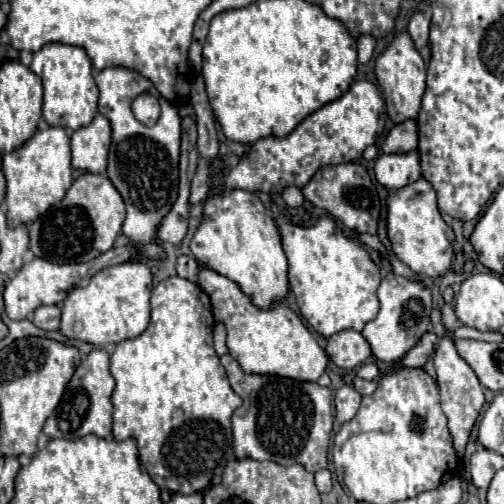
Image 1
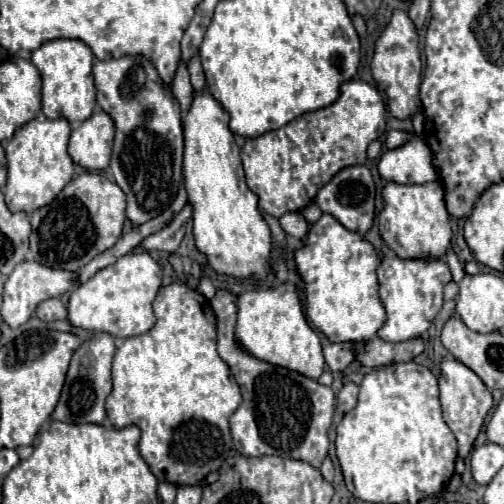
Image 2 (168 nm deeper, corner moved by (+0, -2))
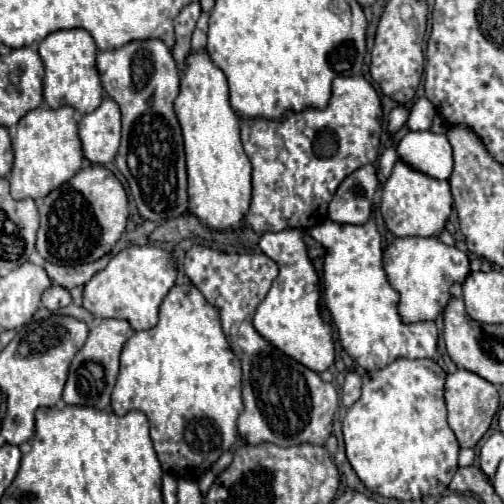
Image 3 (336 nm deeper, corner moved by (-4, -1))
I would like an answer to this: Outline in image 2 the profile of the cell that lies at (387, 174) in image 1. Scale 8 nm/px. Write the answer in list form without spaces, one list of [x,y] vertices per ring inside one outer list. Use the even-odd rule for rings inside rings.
[[[412,135],[404,145],[386,151],[380,157],[378,171],[382,179],[406,185],[440,179],[440,173],[432,159],[432,149],[420,135]]]

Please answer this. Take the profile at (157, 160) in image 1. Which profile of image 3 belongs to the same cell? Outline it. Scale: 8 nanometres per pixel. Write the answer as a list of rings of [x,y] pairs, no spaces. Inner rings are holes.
[[[138,40],[118,50],[98,52],[96,62],[104,92],[122,112],[122,144],[116,166],[130,186],[140,216],[160,224],[184,214],[188,210],[186,164],[182,132],[174,112],[180,74],[170,48],[160,40]]]

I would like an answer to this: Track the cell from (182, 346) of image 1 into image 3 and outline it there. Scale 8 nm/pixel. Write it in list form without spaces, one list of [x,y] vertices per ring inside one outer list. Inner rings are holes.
[[[184,284],[184,286],[174,286],[166,298],[162,300],[160,304],[160,320],[154,328],[150,330],[142,330],[142,332],[134,332],[130,336],[130,340],[124,344],[124,350],[122,350],[122,356],[120,356],[120,374],[118,374],[118,380],[116,380],[116,386],[114,386],[114,392],[112,392],[112,412],[118,414],[118,416],[124,416],[126,412],[130,410],[140,410],[146,414],[148,422],[150,422],[150,438],[152,438],[152,444],[154,444],[154,450],[156,450],[156,456],[160,458],[160,466],[164,472],[176,476],[176,478],[186,478],[186,480],[200,480],[204,476],[206,470],[212,468],[212,464],[224,454],[230,450],[230,446],[236,442],[236,418],[240,416],[242,412],[242,370],[240,370],[240,360],[232,354],[230,346],[228,346],[228,340],[222,332],[222,326],[220,326],[220,316],[218,316],[218,310],[206,302],[206,298],[200,294],[200,290],[194,286],[194,284]]]

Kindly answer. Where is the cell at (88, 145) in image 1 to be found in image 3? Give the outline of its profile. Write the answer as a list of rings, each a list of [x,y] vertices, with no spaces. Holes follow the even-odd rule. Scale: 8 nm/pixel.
[[[114,100],[104,102],[78,122],[82,152],[92,164],[110,164],[120,146],[120,110]]]

